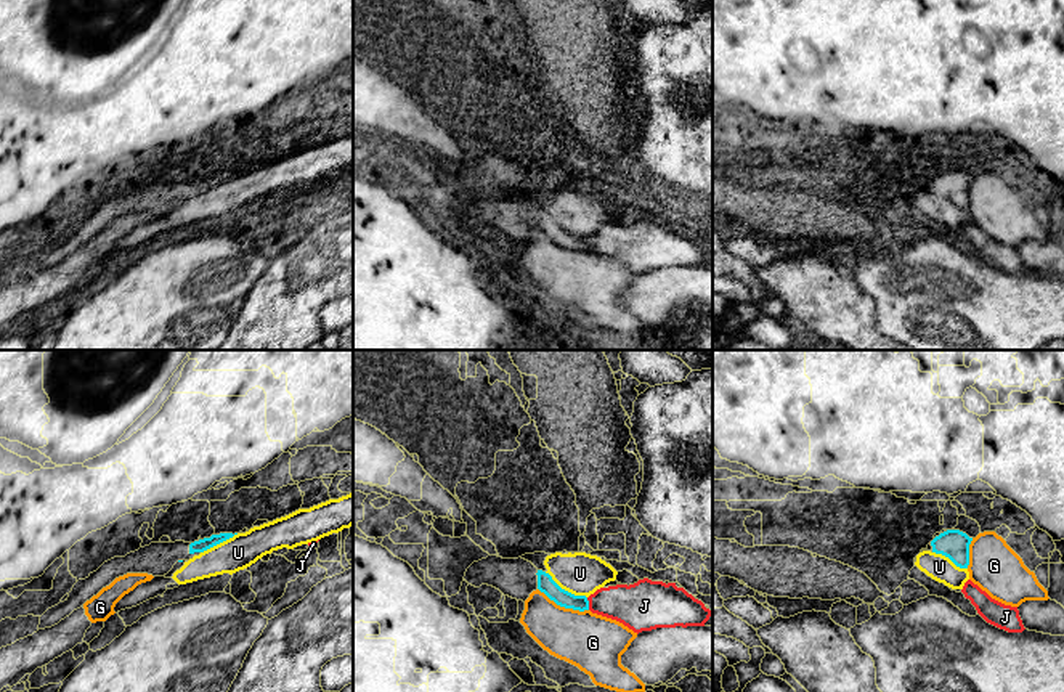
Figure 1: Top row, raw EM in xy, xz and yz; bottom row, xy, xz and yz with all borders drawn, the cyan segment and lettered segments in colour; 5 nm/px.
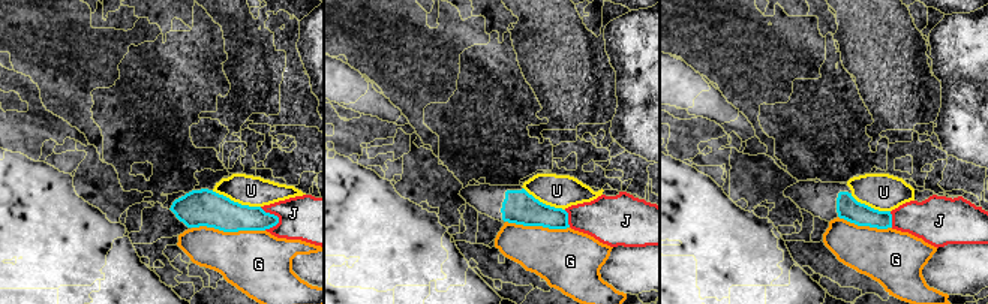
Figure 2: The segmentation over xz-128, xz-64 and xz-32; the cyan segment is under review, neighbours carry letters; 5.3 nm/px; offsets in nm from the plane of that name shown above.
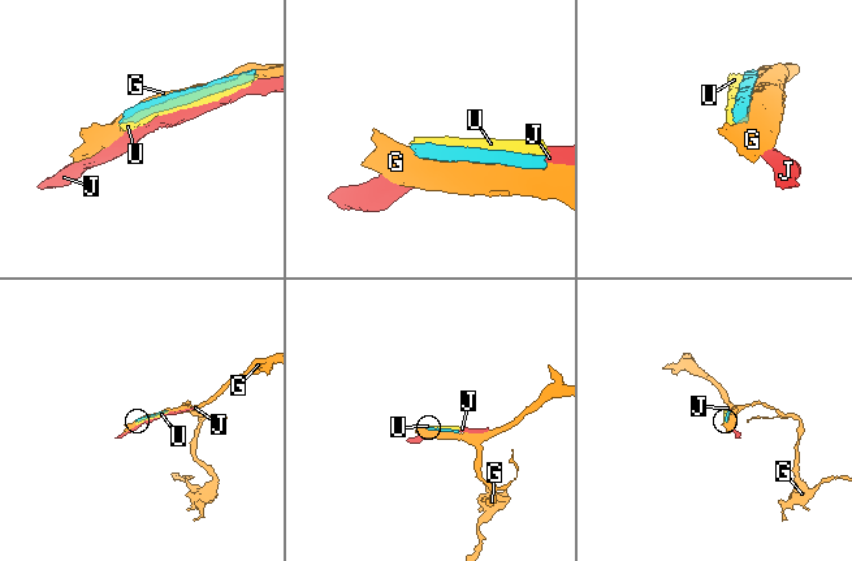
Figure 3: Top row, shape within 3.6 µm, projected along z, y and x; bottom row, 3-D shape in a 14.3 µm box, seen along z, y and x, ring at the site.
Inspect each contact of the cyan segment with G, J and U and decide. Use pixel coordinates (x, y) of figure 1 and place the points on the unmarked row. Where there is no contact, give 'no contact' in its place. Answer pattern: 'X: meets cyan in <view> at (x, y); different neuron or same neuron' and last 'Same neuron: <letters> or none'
G: meets cyan in xz at (564, 246); different neuron
J: meets cyan in xz at (588, 244); different neuron
U: meets cyan in xz at (564, 230); different neuron
Same neuron: none

